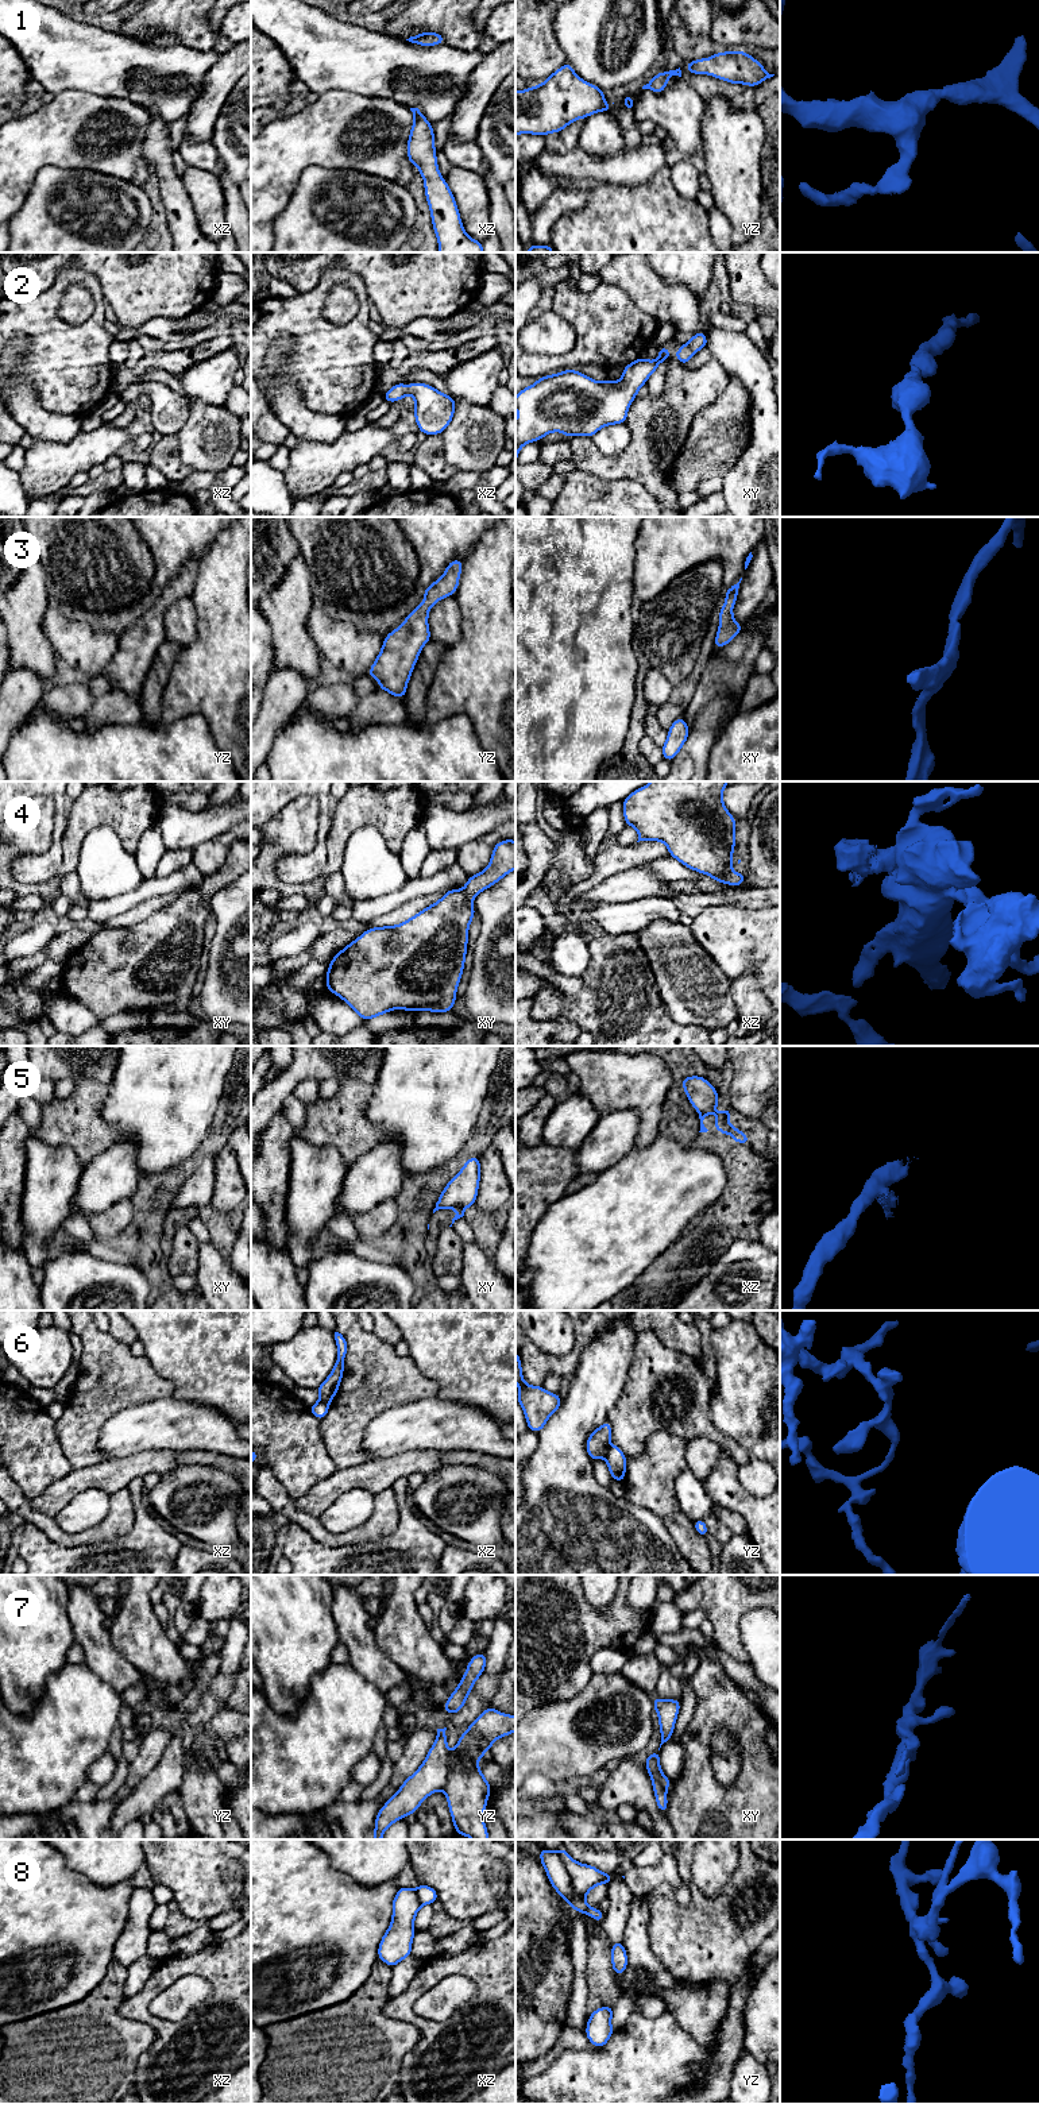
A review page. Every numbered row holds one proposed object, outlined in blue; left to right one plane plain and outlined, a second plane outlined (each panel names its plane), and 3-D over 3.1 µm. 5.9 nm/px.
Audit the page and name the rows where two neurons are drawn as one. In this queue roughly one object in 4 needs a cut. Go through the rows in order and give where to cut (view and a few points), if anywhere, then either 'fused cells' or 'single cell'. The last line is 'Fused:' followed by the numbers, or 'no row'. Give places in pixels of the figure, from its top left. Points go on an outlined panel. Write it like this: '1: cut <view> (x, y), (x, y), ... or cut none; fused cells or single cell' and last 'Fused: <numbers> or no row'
1: cut none; single cell
2: cut none; single cell
3: cut none; single cell
4: cut none; single cell
5: cut xy (452, 1207), (464, 1208); fused cells
6: cut yz (609, 1444), (603, 1456); fused cells
7: cut yz (450, 1753), (450, 1776), (448, 1783), (443, 1788); fused cells
8: cut yz (557, 1853), (574, 1894), (583, 1902); fused cells
Fused: 5, 6, 7, 8

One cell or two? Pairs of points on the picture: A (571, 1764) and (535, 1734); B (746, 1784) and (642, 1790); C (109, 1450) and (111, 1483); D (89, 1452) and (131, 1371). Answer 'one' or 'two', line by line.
A: one
B: two
C: two
D: one

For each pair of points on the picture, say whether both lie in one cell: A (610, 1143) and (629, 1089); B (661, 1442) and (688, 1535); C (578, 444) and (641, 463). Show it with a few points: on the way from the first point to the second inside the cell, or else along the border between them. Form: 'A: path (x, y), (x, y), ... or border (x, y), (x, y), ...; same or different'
A: border (602, 1114), (633, 1110), (638, 1119), (637, 1138); different
B: path (661, 1464), (661, 1500), (669, 1512); same
C: path (594, 460), (597, 463), (625, 463); same

